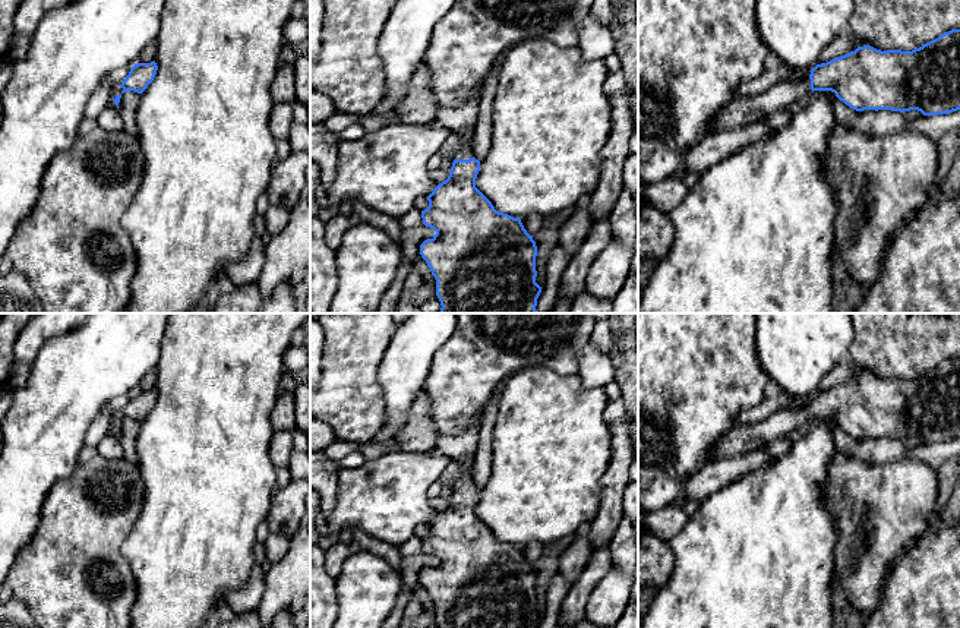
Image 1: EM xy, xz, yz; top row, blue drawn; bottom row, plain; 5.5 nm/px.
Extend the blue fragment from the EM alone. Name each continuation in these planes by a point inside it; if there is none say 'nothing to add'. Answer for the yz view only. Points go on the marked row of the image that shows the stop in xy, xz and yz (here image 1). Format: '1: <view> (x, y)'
1: yz (744, 110)

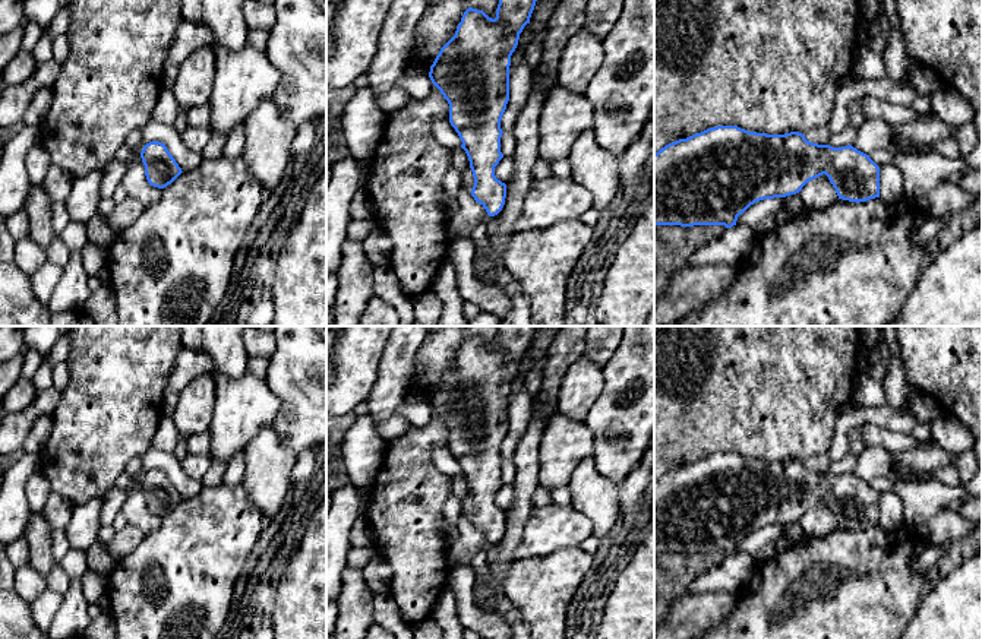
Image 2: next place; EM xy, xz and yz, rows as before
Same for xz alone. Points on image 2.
nothing to add

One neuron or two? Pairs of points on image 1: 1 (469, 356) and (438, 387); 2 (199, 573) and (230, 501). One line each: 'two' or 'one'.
1: one
2: one

